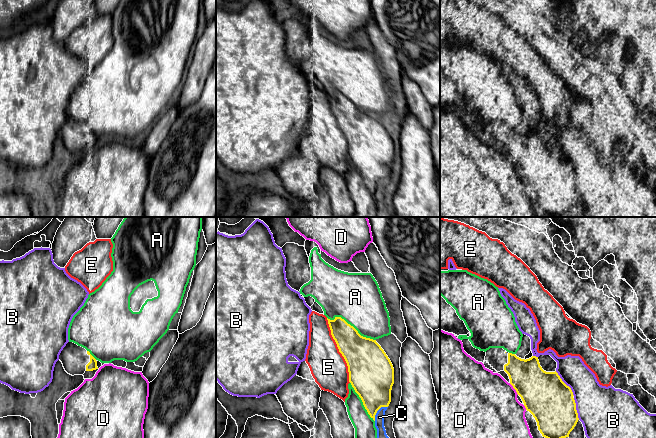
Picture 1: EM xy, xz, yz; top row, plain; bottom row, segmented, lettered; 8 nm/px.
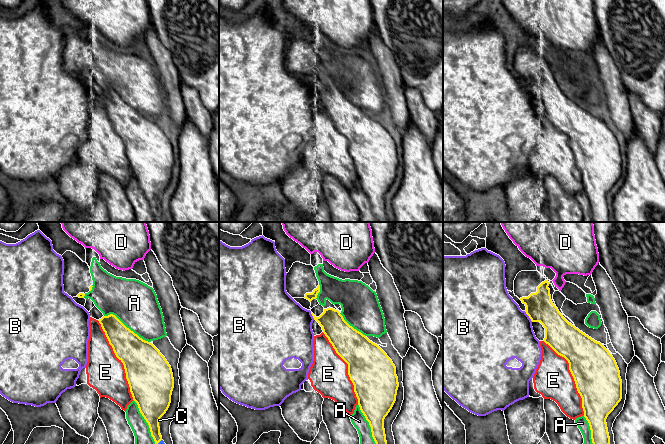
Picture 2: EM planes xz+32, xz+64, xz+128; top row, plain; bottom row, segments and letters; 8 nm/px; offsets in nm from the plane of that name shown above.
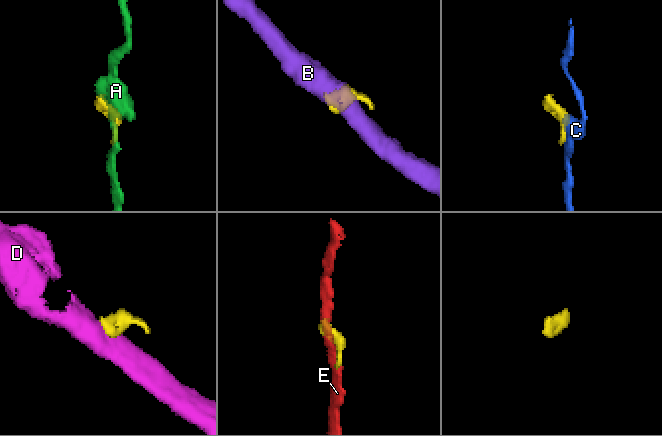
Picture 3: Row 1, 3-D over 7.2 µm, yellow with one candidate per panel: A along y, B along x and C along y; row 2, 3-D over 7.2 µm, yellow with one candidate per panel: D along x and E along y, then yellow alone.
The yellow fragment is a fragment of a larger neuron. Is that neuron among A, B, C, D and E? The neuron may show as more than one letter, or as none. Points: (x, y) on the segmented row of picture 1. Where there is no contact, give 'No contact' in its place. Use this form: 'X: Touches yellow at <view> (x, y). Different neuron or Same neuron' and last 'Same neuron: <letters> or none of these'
A: Touches yellow at xz (350, 325). Different neuron
B: Touches yellow at yz (564, 383). Different neuron
C: Touches yellow at xz (377, 410). Different neuron
D: Touches yellow at yz (514, 388). Different neuron
E: Touches yellow at xz (339, 350). Different neuron
Same neuron: none of these

